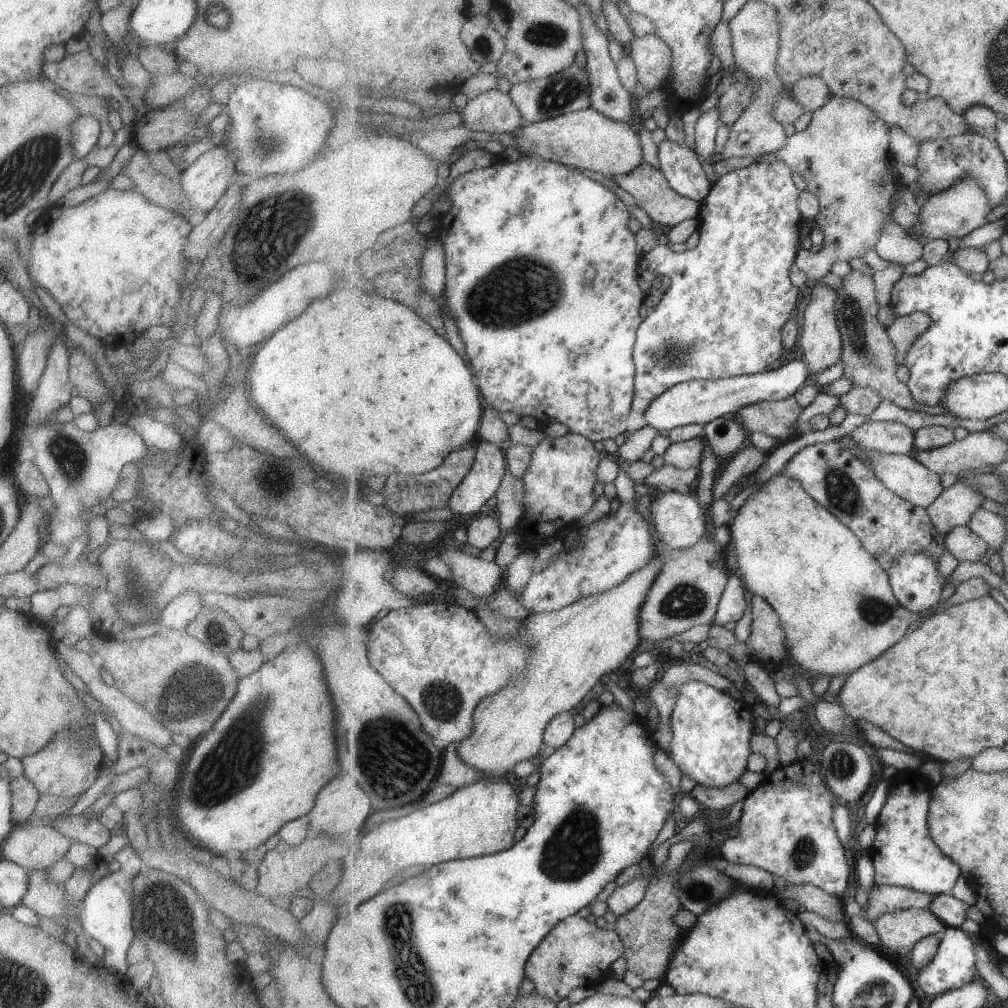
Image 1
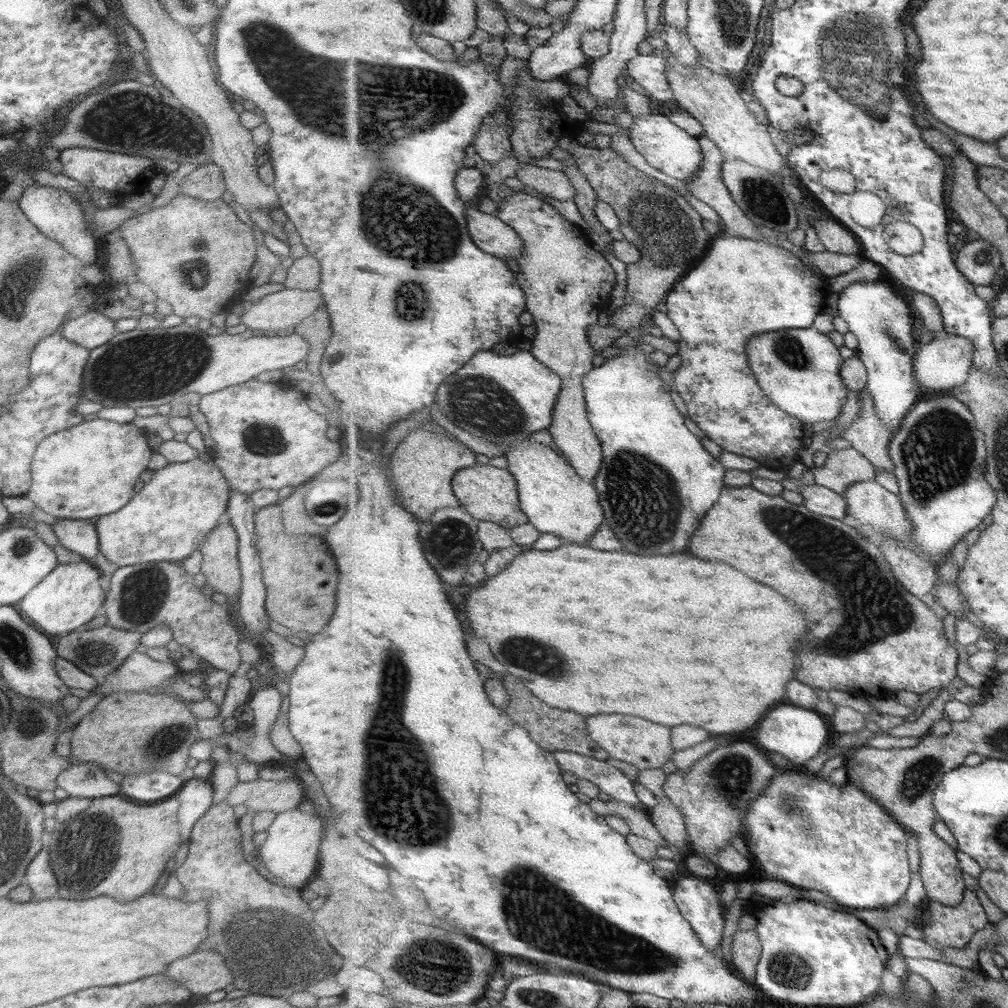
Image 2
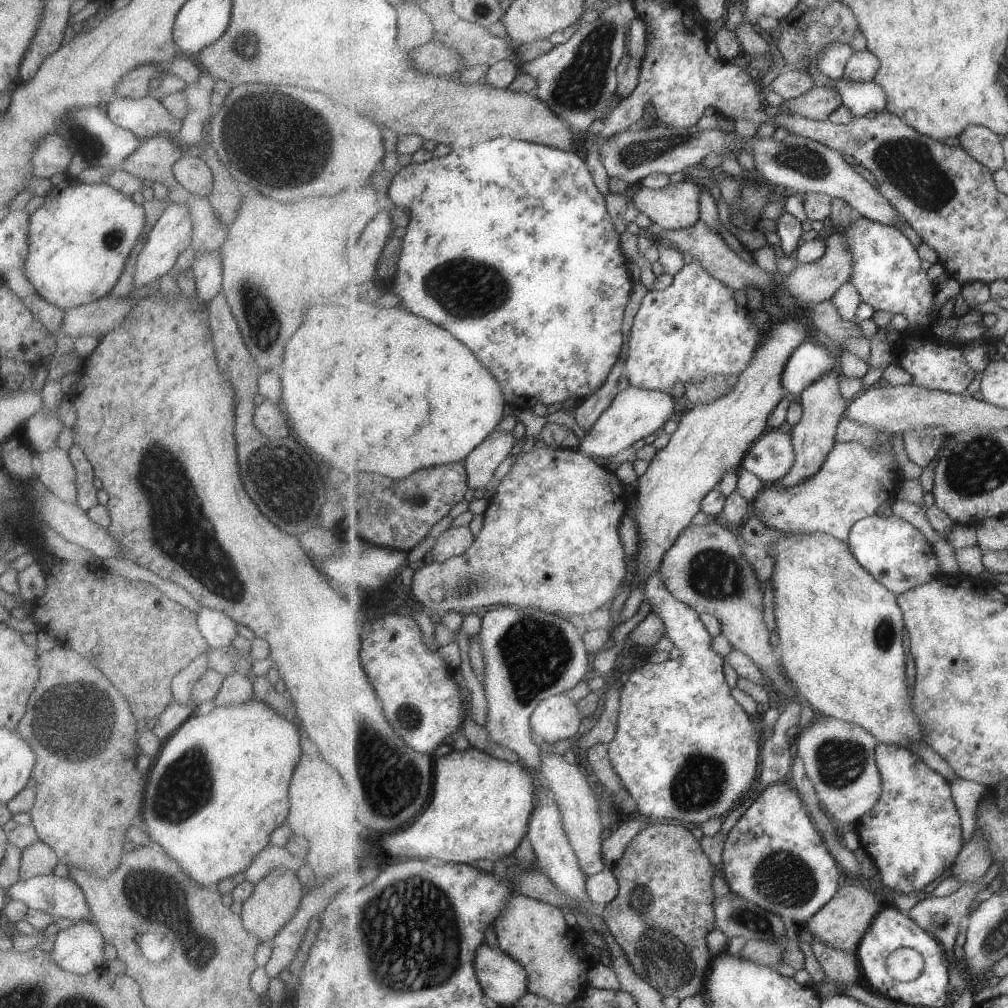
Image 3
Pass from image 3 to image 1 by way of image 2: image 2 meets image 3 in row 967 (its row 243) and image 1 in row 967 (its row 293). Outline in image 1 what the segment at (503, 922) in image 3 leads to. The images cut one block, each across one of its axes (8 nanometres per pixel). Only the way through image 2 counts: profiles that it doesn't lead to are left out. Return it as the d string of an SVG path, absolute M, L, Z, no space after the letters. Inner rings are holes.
M570 916L570 918L563 920L548 935L548 938L536 948L527 964L527 976L535 983L538 993L559 1003L561 1000L567 999L570 992L576 990L576 988L582 988L582 986L584 988L598 988L598 984L602 984L605 979L612 976L614 962L618 962L620 958L624 957L626 951L624 938L613 927L608 929L600 928L600 926L586 920L586 918L582 918L582 916Z

